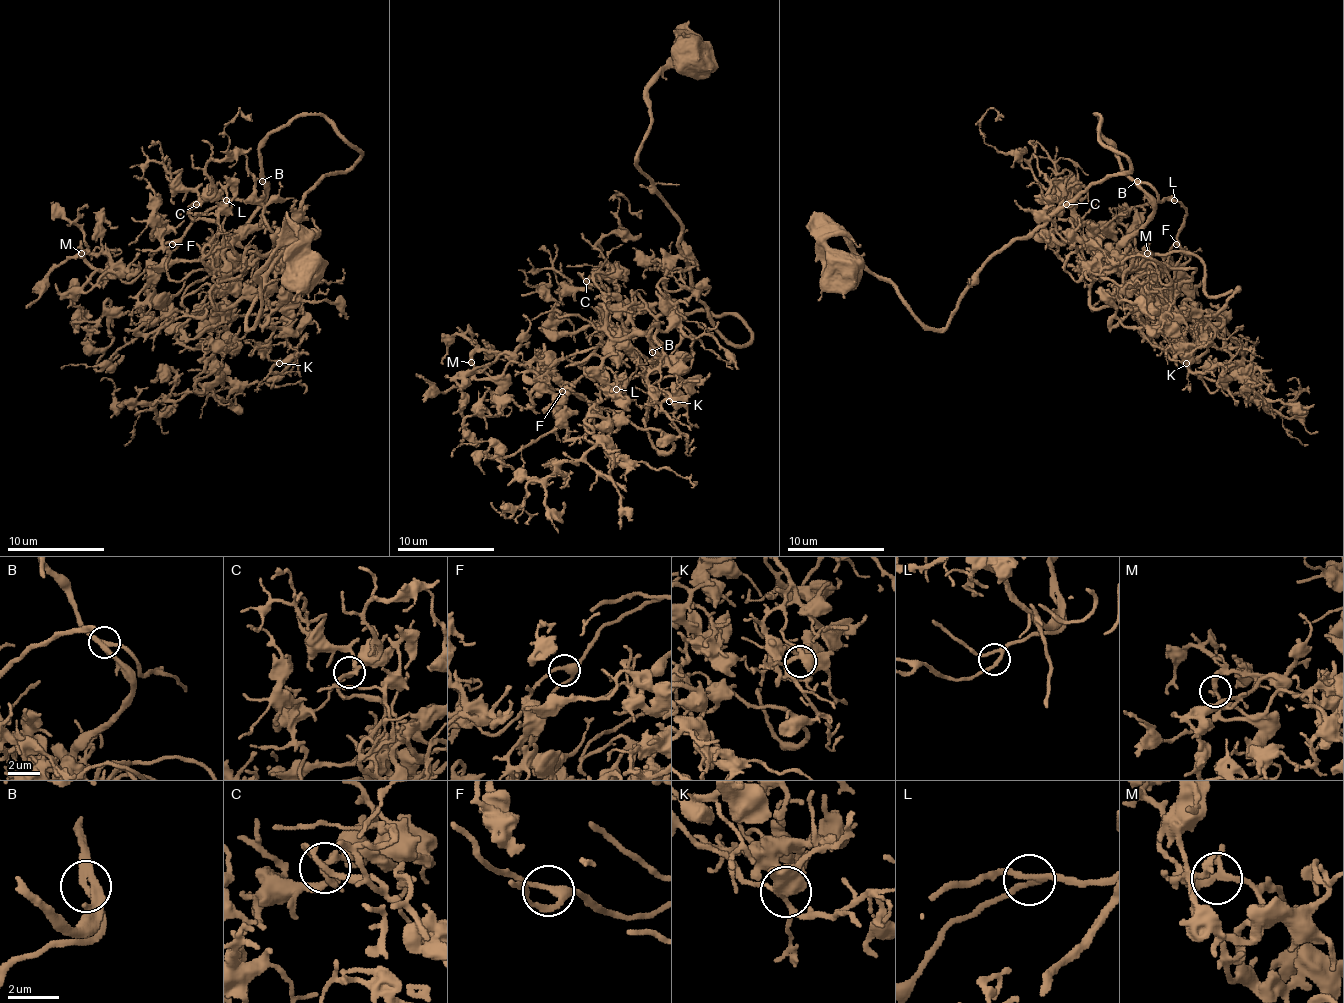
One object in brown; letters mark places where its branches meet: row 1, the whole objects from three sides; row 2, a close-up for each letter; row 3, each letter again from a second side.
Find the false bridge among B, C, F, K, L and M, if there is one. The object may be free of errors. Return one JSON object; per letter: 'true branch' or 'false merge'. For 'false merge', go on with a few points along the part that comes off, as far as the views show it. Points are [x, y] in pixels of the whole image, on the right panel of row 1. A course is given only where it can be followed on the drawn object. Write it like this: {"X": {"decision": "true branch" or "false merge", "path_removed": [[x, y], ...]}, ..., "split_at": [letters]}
{"B": {"decision": "true branch"}, "C": {"decision": "true branch"}, "F": {"decision": "true branch"}, "K": {"decision": "true branch"}, "L": {"decision": "true branch"}, "M": {"decision": "true branch"}, "split_at": []}

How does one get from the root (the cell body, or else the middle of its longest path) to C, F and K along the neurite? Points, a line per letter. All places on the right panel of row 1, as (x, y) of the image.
C: (837, 270), (827, 239), (842, 229), (942, 329), (969, 280), (1037, 229), (1103, 253), (1071, 244), (1066, 204)
F: (837, 270), (827, 239), (842, 229), (942, 329), (969, 280), (1037, 229), (1105, 258), (1176, 200), (1176, 244)
K: (837, 270), (827, 239), (842, 229), (942, 329), (1018, 239), (1083, 239), (1103, 251), (1115, 317), (1186, 363)

